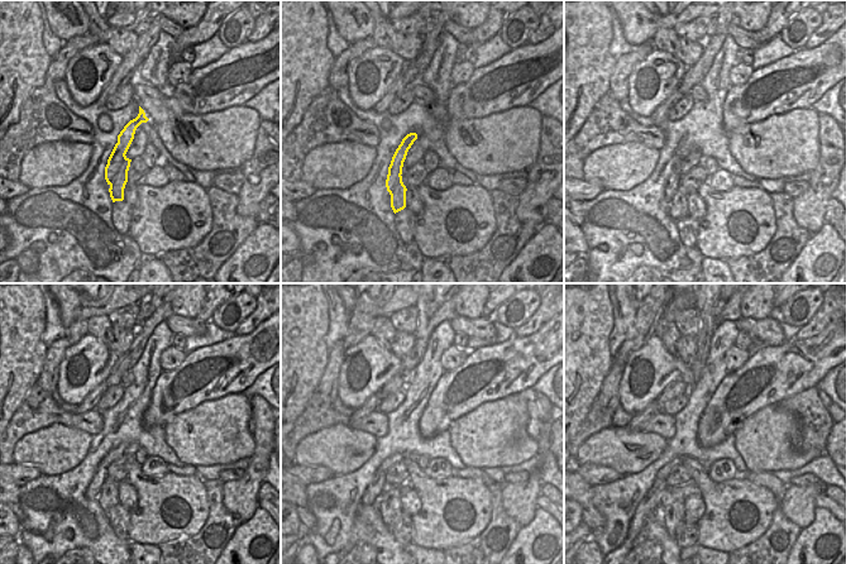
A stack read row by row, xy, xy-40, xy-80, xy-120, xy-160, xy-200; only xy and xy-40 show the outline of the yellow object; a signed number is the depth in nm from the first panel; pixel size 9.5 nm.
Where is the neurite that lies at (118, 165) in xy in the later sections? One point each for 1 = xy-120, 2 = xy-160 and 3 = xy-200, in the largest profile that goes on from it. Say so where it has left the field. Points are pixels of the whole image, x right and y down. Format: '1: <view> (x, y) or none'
1: xy-120 (109, 497)
2: xy-160 (388, 502)
3: xy-200 (674, 512)

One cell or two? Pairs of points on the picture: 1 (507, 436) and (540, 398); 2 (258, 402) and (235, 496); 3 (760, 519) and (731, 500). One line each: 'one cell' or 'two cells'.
1: two cells
2: one cell
3: one cell

